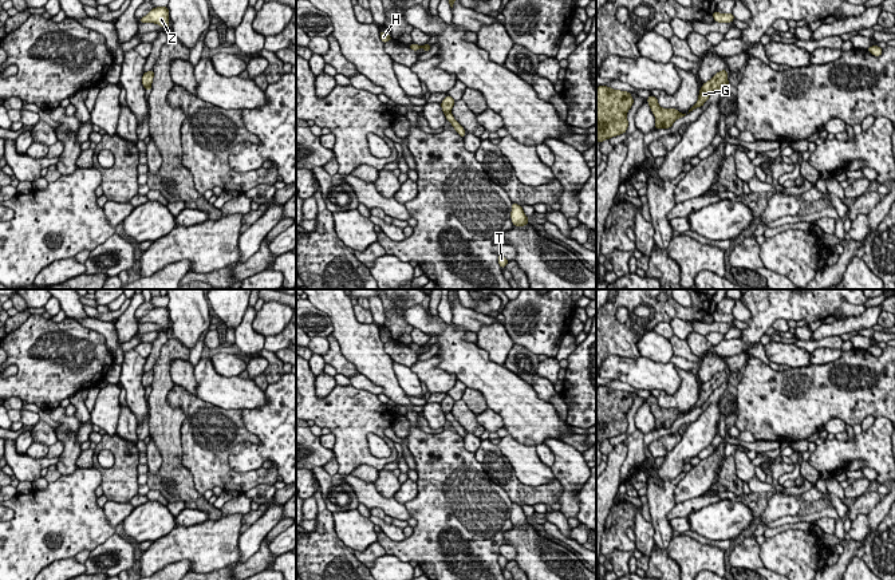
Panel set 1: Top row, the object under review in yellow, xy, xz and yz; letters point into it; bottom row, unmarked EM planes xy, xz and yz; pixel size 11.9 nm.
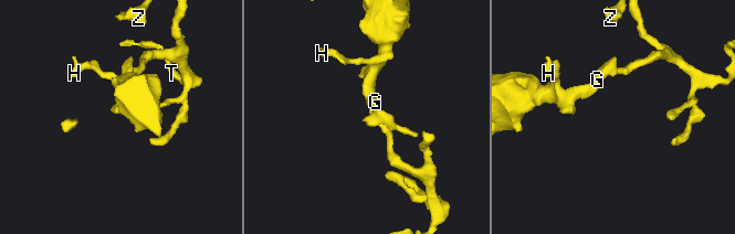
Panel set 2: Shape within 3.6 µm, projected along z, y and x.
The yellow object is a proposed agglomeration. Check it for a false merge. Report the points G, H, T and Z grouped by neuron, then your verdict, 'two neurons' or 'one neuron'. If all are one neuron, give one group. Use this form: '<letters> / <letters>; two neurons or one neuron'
G H / T Z; two neurons

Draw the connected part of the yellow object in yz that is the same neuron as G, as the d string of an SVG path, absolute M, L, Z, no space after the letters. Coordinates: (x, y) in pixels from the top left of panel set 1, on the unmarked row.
M722 370L717 372L710 380L702 384L699 390L698 402L689 410L693 411L697 407L702 407L703 403L709 399L709 396L725 382L728 382L728 371Z

